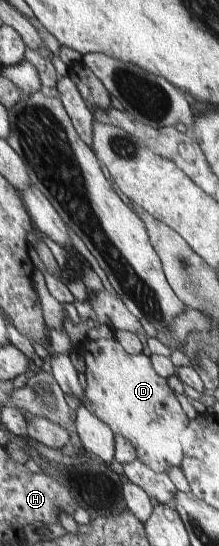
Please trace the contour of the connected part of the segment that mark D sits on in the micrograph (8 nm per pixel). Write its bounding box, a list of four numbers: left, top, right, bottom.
[54,315,191,473]

